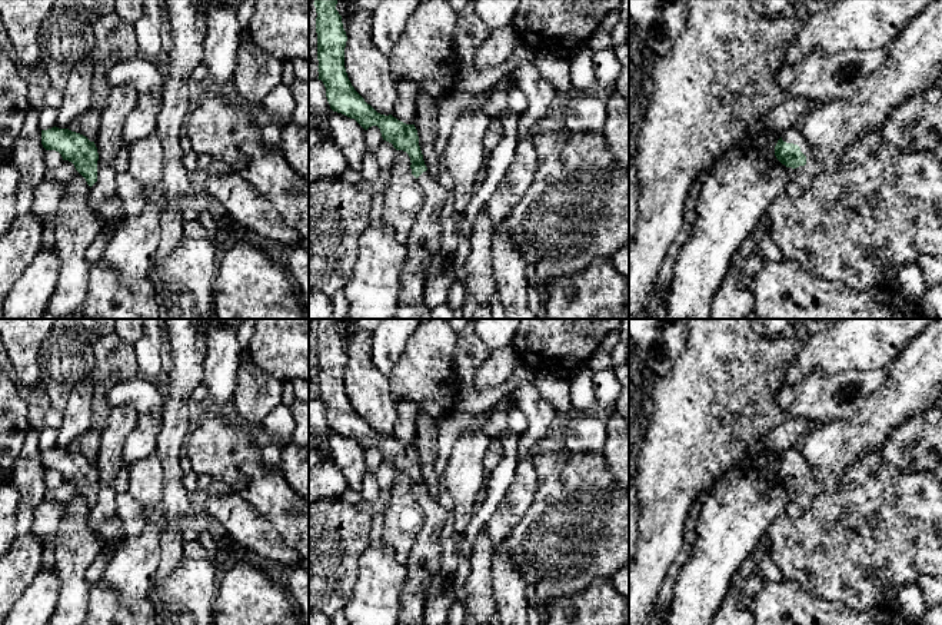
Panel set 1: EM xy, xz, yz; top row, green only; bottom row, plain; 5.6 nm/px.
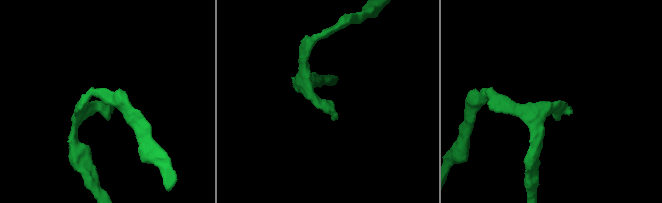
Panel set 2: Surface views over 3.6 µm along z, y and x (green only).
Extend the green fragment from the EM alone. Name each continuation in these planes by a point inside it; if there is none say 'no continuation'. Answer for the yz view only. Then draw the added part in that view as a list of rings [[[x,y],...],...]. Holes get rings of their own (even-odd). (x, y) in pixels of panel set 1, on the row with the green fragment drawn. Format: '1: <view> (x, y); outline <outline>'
1: yz (881, 209); outline [[[798,129],[782,136],[786,143],[793,143],[800,147],[806,156],[806,164],[795,169],[793,177],[780,189],[778,196],[766,207],[766,219],[770,222],[770,237],[779,247],[783,257],[790,259],[809,272],[825,280],[841,282],[855,292],[872,290],[873,287],[896,285],[895,280],[883,275],[885,269],[899,269],[911,262],[915,262],[922,255],[942,256],[942,144],[933,152],[903,153],[893,144],[885,142],[879,133],[871,133],[848,146],[842,154],[841,163],[835,172],[825,172],[816,162],[815,152],[809,147],[806,139]]]

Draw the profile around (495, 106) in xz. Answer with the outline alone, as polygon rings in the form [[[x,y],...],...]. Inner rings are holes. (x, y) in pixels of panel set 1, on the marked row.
[[[509,87],[495,90],[486,100],[485,112],[490,120],[500,120],[503,112],[507,109],[507,90]]]

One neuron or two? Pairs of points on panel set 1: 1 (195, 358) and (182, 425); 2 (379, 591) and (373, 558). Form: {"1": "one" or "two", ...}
{"1": "one", "2": "one"}

